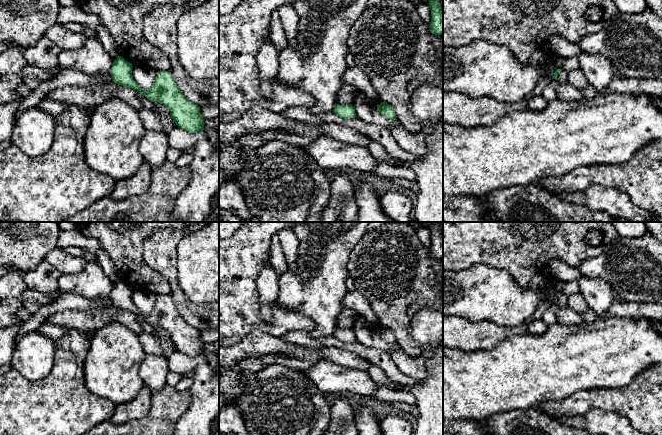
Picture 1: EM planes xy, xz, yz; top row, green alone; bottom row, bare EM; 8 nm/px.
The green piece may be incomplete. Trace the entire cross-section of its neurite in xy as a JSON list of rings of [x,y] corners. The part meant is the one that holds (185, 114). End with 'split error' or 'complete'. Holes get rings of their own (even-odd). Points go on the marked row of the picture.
[[[119,56],[114,60],[114,63],[110,69],[112,82],[121,86],[127,86],[137,92],[140,92],[151,102],[157,101],[165,105],[170,110],[170,115],[174,123],[181,129],[184,129],[189,133],[197,133],[204,130],[205,119],[201,115],[200,107],[183,95],[182,91],[176,85],[170,71],[163,70],[158,72],[152,86],[147,91],[145,91],[133,80],[132,68],[133,66],[130,62]]]; complete

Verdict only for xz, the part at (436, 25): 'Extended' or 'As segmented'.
As segmented

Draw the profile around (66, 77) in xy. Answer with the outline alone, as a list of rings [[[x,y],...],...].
[[[70,68],[62,69],[55,78],[40,83],[27,97],[22,98],[20,106],[15,114],[15,122],[25,109],[36,107],[42,99],[55,89],[66,86],[87,87],[90,83],[99,82],[112,82],[110,72],[89,76],[79,70]]]

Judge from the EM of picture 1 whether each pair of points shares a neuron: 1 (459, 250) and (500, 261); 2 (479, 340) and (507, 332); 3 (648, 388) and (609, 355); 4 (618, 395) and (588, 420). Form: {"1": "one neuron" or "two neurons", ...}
{"1": "one neuron", "2": "one neuron", "3": "two neurons", "4": "two neurons"}

